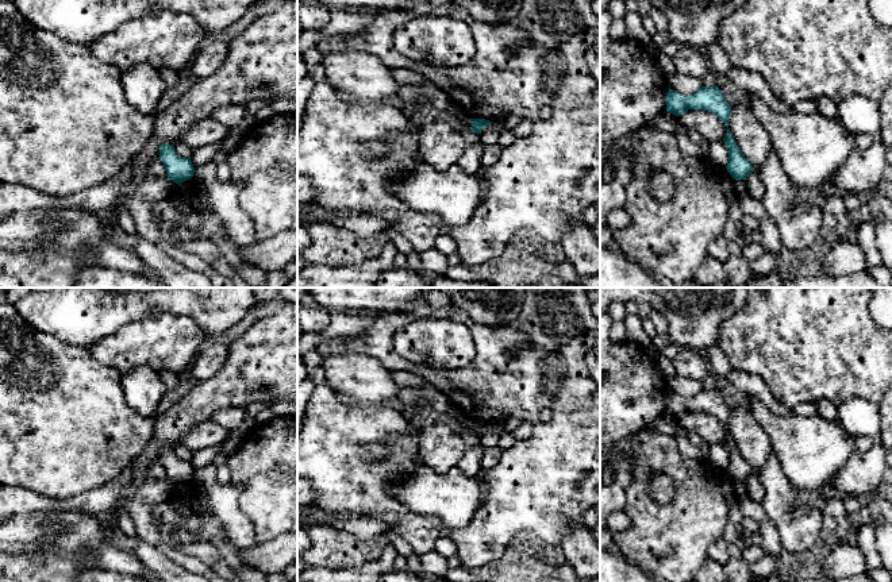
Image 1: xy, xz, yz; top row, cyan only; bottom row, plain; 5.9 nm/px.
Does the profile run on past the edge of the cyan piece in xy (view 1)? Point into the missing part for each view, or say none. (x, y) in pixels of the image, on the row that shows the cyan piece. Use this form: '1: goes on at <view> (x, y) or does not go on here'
1: does not go on here

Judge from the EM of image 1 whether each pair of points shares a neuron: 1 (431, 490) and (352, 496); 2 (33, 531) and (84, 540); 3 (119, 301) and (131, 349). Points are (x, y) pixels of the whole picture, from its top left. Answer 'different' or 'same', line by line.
1: different
2: same
3: different

